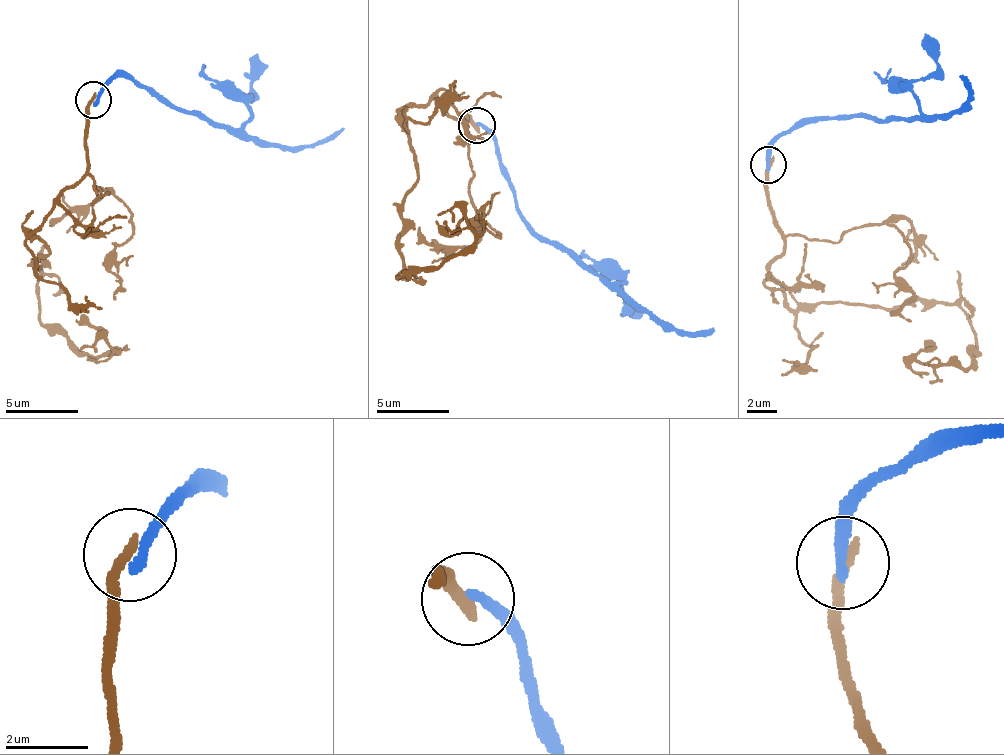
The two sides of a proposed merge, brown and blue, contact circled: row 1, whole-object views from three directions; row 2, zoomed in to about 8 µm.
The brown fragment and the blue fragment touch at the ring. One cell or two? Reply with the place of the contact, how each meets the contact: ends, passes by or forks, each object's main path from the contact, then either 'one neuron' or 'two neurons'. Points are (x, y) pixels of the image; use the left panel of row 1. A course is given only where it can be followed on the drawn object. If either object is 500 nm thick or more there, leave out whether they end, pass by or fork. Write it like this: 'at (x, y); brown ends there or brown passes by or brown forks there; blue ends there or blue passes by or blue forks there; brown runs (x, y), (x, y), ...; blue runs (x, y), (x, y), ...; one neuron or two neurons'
at (93, 99); brown ends there; blue ends there; brown runs (92, 100), (85, 170), (32, 234), (48, 255), (34, 262), (41, 321), (95, 356), (119, 351), (77, 320); blue runs (96, 100), (99, 89), (116, 76), (134, 86), (157, 91), (177, 109), (284, 147), (322, 143), (343, 126); two neurons

